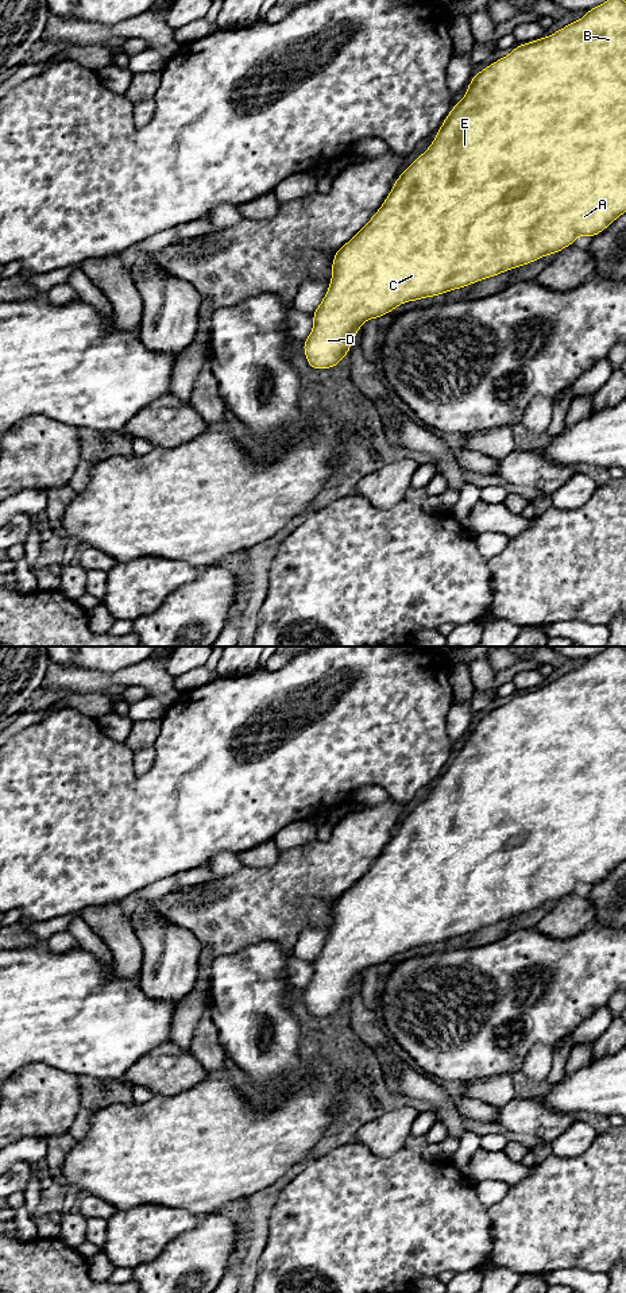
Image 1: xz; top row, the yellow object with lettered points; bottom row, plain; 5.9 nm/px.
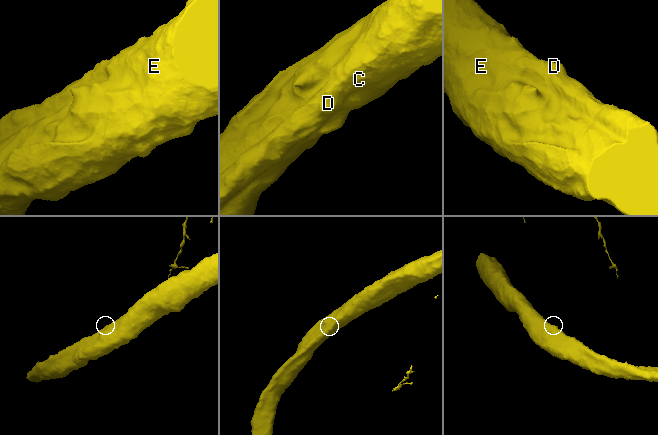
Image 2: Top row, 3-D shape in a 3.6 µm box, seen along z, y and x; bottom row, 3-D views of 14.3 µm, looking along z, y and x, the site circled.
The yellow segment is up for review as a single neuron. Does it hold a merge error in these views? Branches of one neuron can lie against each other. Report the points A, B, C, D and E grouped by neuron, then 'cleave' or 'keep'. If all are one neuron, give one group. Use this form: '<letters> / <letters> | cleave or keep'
A B C D E | keep

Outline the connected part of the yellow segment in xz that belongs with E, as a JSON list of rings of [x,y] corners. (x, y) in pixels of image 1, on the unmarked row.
[[[608,646],[552,683],[518,692],[510,702],[474,723],[464,745],[451,757],[429,796],[403,818],[371,868],[335,902],[329,935],[312,961],[313,977],[304,989],[308,1012],[318,1018],[336,1015],[348,1003],[362,972],[370,966],[379,966],[401,952],[461,937],[529,912],[545,903],[554,903],[572,893],[577,884],[596,884],[623,861],[626,861],[626,649]]]

